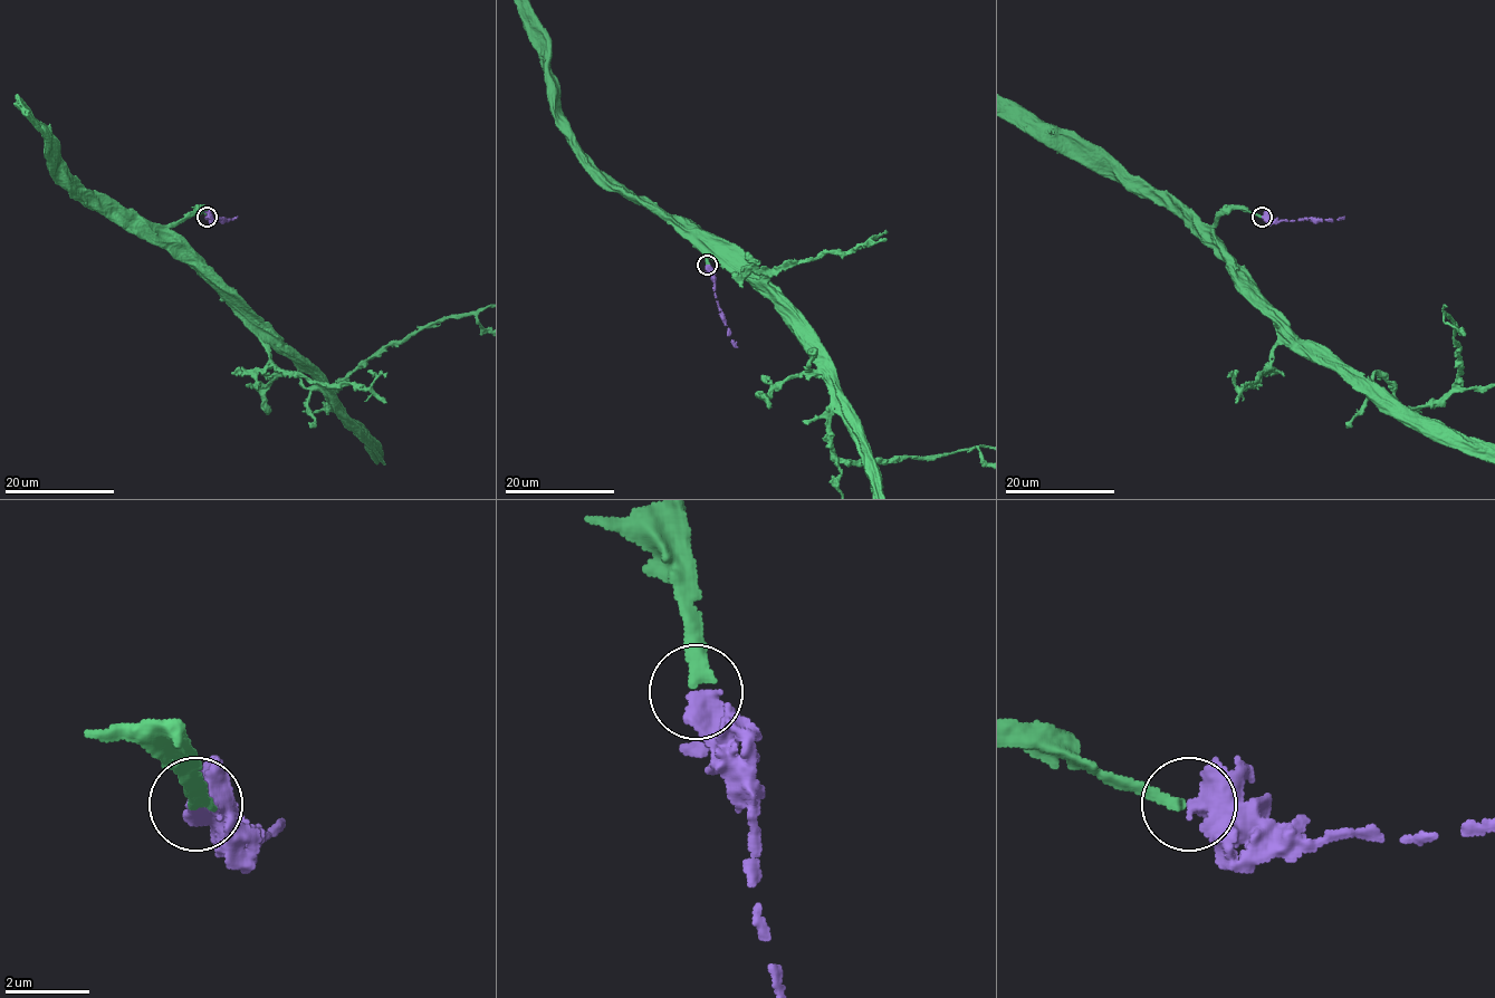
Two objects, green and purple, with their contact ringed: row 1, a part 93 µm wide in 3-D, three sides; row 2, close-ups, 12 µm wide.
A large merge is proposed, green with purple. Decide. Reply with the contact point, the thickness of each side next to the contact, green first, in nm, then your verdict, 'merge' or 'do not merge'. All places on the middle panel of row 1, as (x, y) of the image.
place (707, 265); calibres 320 and 500 nm; merge

